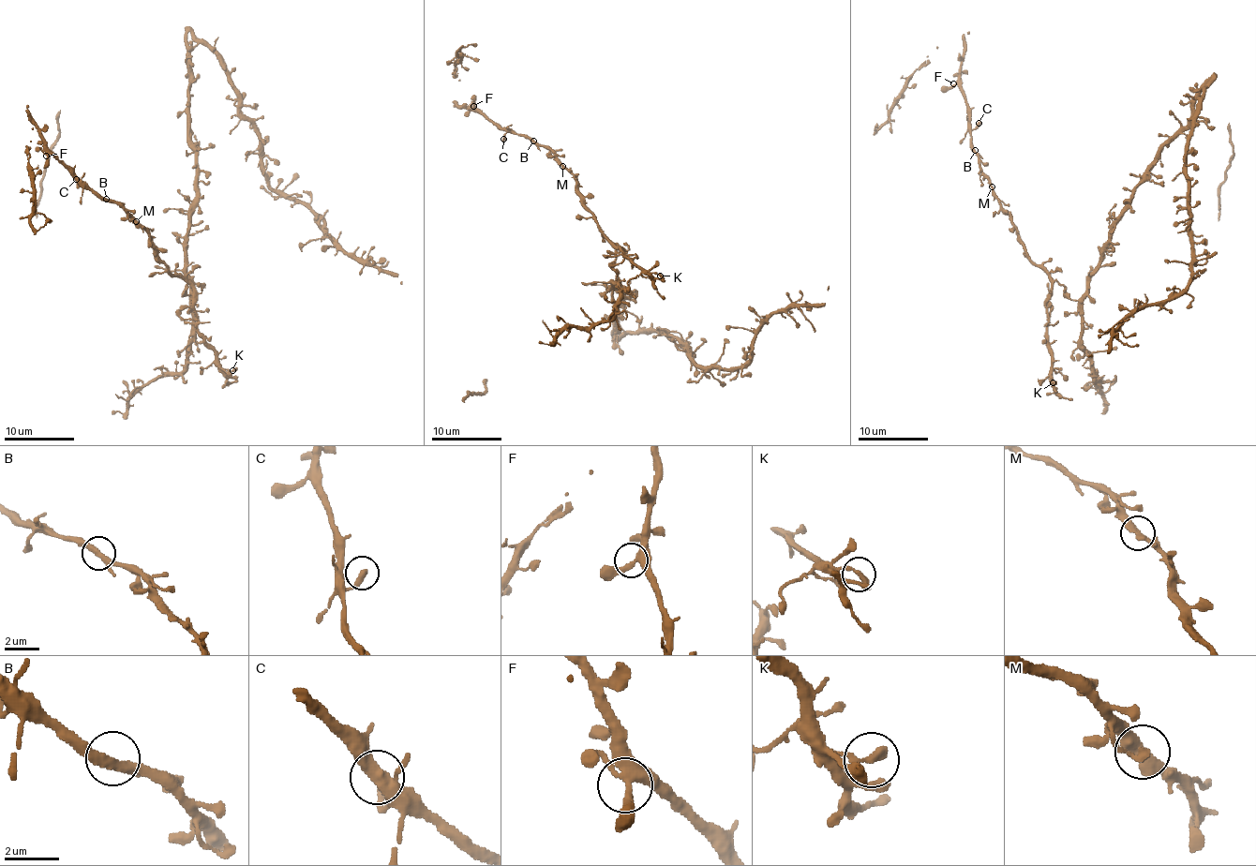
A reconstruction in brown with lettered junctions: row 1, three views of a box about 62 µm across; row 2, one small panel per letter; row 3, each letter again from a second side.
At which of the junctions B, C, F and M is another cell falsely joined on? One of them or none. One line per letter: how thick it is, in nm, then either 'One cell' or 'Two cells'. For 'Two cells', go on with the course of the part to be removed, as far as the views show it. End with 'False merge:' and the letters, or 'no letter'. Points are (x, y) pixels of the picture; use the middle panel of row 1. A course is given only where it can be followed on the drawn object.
B: Thickness 360 nm. One cell
C: Thickness 400 nm. One cell
F: Thickness 360 nm. One cell
M: Thickness 360 nm. One cell
False merge: no letter

